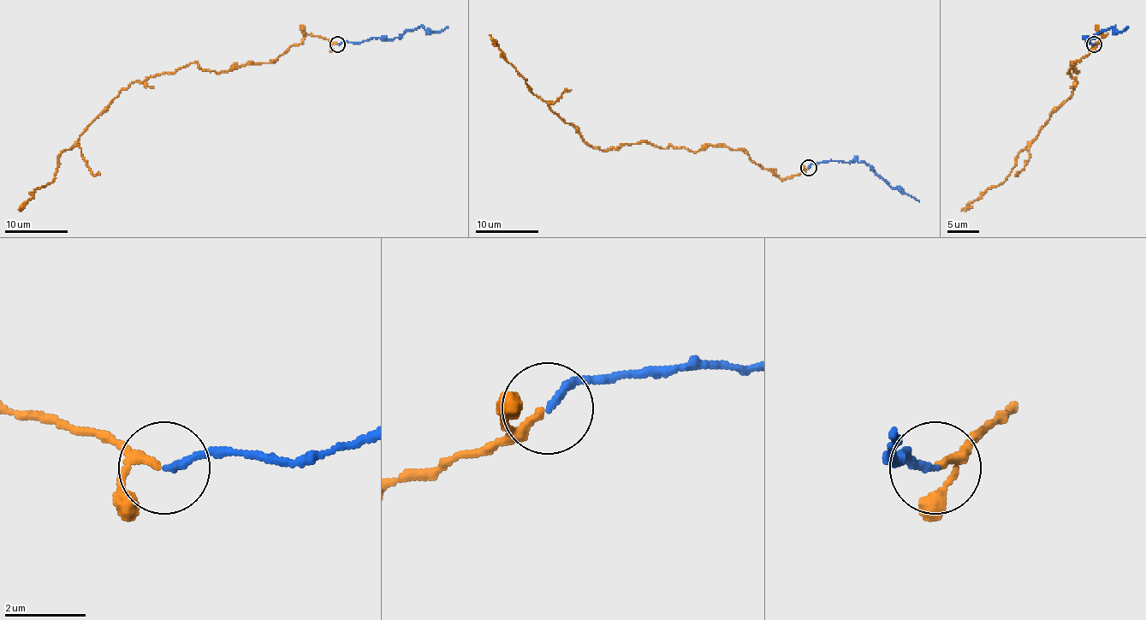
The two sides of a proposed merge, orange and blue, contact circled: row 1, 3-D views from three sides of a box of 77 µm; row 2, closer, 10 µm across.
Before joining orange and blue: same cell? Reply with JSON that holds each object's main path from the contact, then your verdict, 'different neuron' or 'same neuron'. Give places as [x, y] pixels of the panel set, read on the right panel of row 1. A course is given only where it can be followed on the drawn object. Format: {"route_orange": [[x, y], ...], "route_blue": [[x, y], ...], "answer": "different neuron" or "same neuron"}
{"route_orange": [[1094, 44], [1071, 66], [1077, 72], [1074, 62], [1066, 72], [1074, 89], [1005, 179], [961, 209]], "route_blue": [[1094, 44], [1087, 42], [1089, 38], [1089, 40], [1113, 26], [1117, 31], [1123, 31], [1128, 26]], "answer": "same neuron"}

